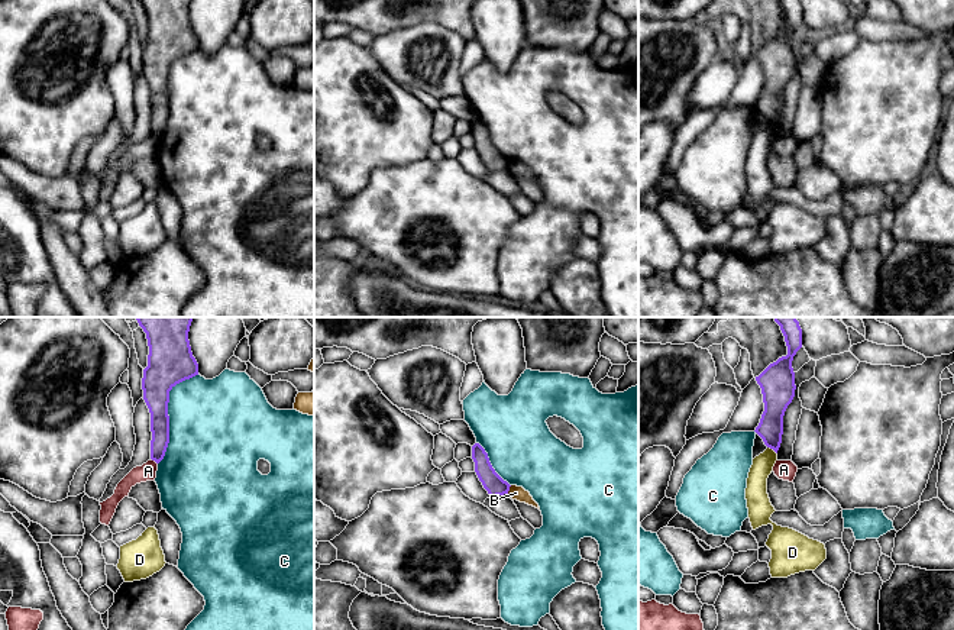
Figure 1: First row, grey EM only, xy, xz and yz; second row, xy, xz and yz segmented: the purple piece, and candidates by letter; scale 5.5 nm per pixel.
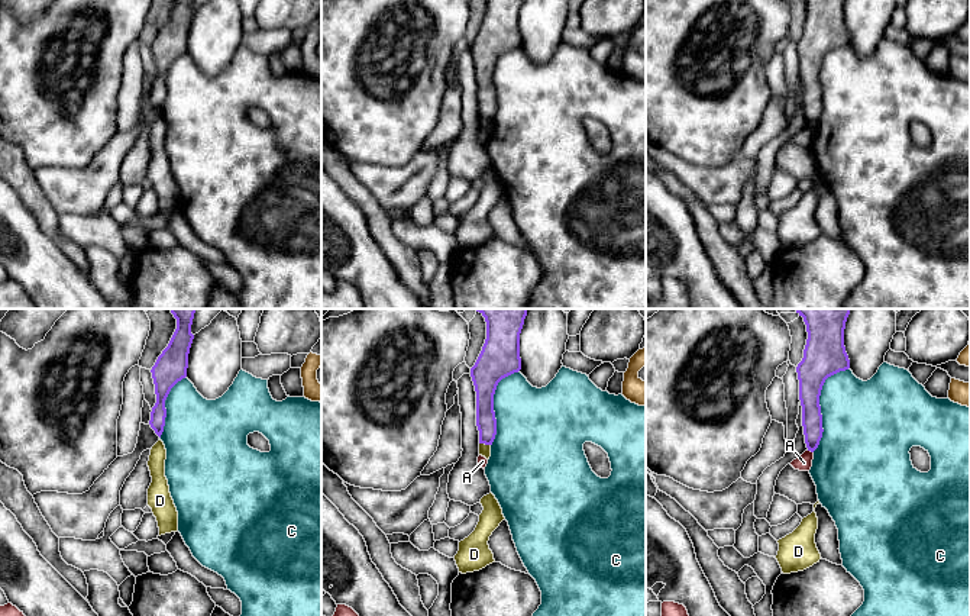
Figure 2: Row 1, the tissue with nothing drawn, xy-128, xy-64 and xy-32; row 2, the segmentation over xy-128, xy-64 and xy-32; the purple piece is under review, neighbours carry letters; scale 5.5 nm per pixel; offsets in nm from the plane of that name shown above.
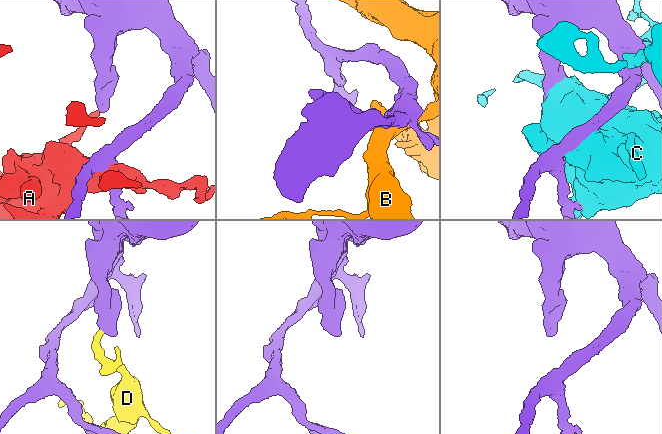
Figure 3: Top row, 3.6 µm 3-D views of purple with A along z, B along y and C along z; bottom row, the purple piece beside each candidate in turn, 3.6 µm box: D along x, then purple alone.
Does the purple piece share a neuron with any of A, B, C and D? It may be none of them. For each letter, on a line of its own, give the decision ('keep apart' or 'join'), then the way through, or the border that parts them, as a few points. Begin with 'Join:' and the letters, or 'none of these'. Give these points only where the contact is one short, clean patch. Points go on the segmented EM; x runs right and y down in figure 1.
Join: none of these
A: keep apart
B: keep apart
C: keep apart
D: keep apart | along yz (767, 446), (776, 454)

